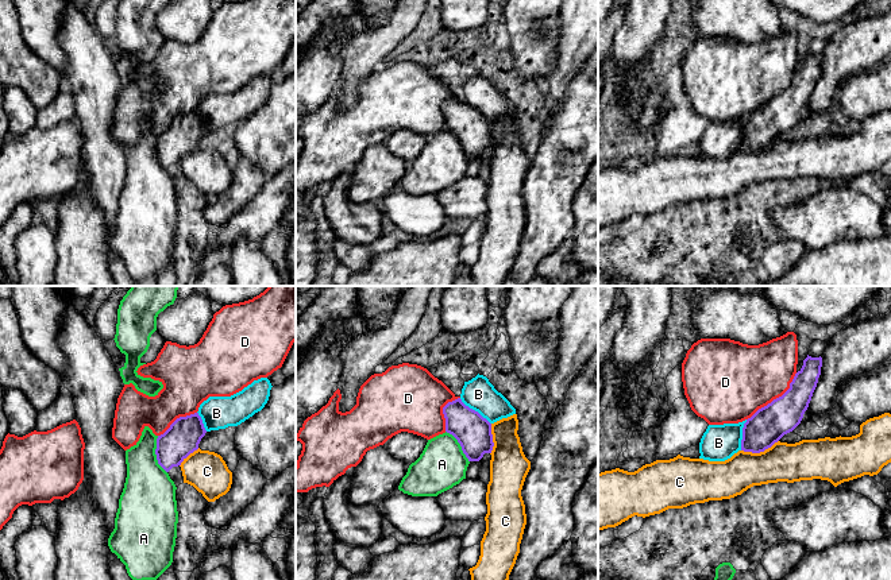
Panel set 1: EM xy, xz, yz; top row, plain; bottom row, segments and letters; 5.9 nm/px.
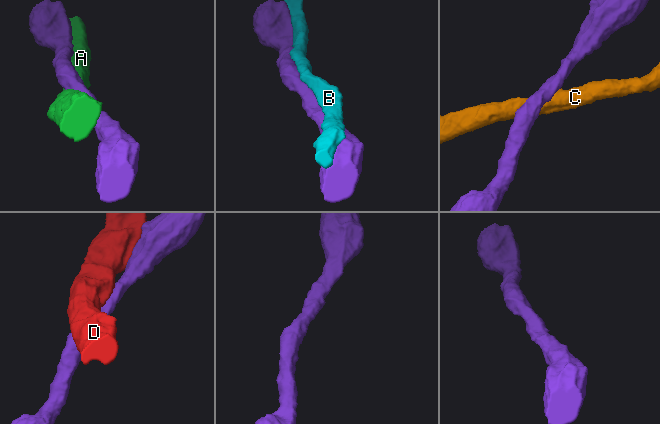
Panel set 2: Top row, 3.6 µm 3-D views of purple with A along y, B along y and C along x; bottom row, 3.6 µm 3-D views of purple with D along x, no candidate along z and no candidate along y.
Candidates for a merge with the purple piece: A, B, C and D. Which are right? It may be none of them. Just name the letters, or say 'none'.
B

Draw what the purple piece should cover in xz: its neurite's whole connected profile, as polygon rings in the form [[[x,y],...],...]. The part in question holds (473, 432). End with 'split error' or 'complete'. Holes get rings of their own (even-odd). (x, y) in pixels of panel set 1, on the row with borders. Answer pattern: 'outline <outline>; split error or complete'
outline [[[478,374],[464,382],[460,397],[448,402],[443,414],[446,432],[458,440],[468,461],[479,461],[493,451],[491,425],[516,414],[516,409],[486,376]]]; split error

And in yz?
outline [[[807,357],[790,388],[751,418],[738,424],[709,425],[699,442],[699,459],[725,461],[738,451],[760,453],[802,421],[821,375],[822,357]]]; split error

